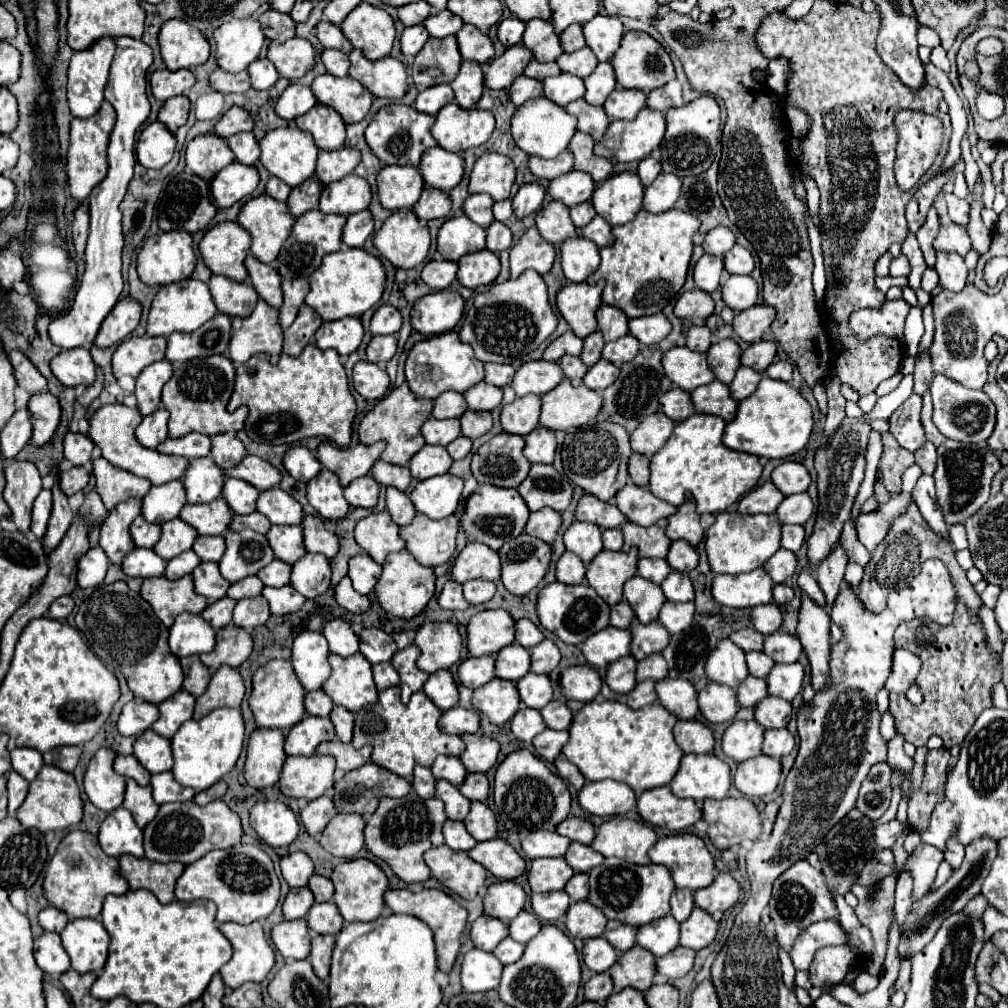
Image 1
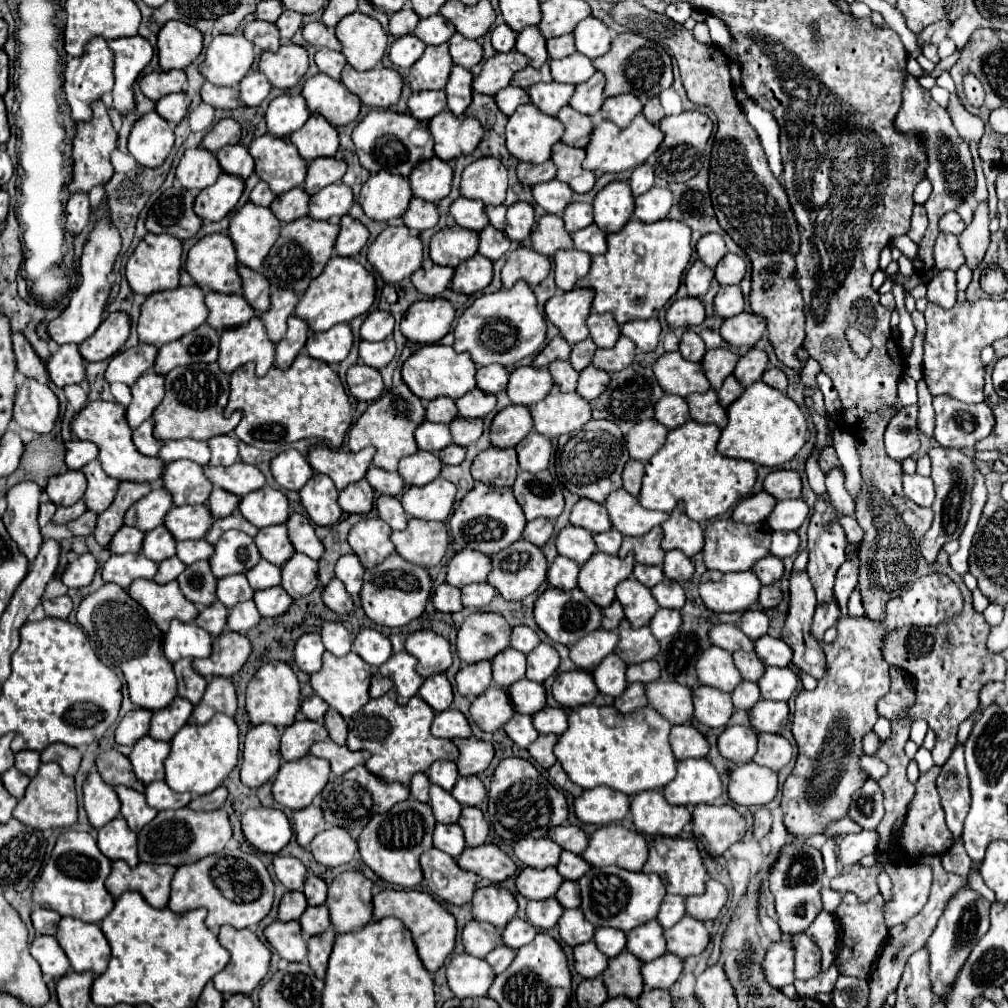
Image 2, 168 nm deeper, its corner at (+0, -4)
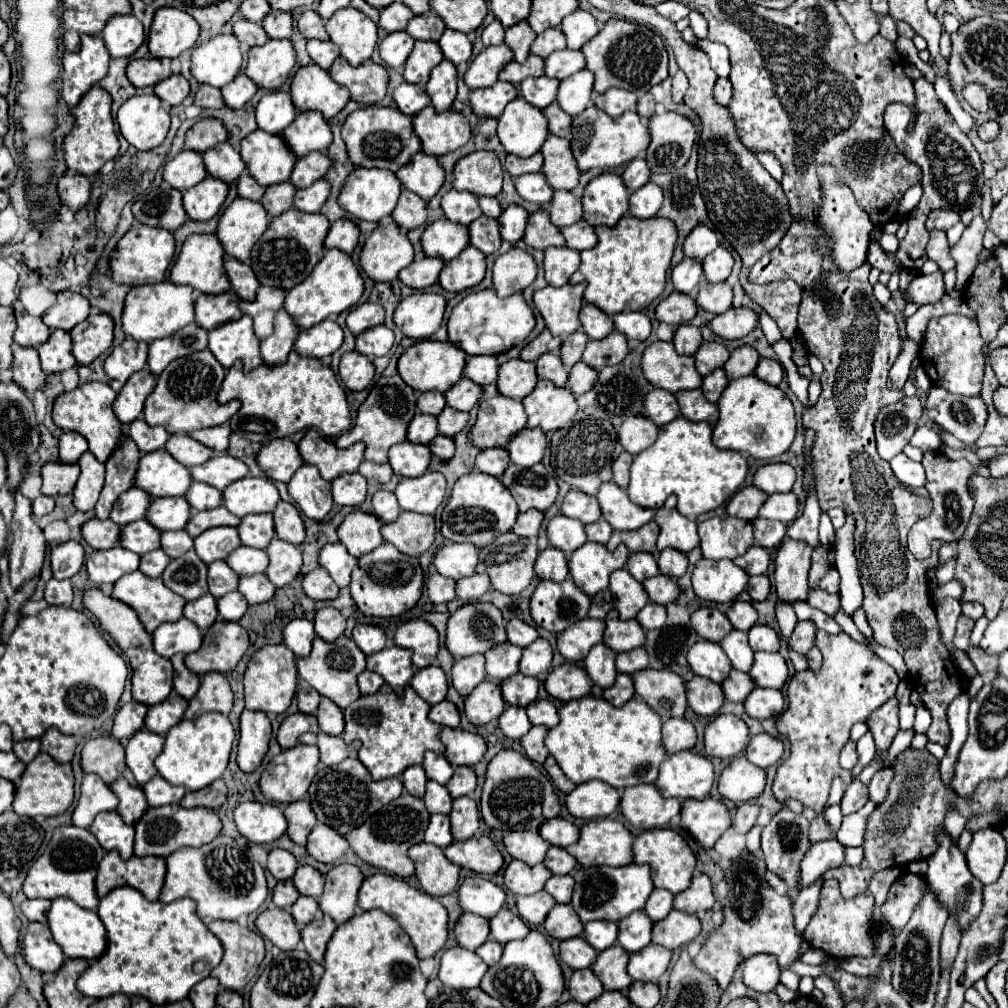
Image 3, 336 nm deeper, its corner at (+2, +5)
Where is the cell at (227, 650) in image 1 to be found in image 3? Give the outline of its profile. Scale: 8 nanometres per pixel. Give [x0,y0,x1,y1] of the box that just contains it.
[184,620,248,672]

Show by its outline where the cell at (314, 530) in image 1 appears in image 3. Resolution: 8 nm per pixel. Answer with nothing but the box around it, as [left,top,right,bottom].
[274,502,306,546]

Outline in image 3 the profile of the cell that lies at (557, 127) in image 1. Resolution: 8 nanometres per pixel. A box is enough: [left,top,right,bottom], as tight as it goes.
[498,96,548,158]

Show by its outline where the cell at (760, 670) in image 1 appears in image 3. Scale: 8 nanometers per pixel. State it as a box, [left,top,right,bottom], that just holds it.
[720,630,754,672]

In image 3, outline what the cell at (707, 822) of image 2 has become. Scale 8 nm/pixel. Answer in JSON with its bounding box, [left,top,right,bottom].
[682,800,732,848]

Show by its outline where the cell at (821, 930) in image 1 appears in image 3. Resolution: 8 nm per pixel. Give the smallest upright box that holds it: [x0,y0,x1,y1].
[744,954,780,992]

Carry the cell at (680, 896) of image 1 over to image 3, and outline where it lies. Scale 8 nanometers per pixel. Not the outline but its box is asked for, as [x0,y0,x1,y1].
[644,890,674,922]

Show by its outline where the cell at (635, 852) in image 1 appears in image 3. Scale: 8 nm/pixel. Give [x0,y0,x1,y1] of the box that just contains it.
[566,818,634,866]

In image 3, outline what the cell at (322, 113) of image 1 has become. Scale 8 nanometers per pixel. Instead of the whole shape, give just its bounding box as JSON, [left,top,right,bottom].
[282,110,332,158]

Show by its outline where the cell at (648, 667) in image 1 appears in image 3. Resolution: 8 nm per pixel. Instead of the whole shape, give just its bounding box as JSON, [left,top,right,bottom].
[616,648,648,674]

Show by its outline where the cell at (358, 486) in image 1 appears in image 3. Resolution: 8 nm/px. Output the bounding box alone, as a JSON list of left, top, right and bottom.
[332,472,366,506]

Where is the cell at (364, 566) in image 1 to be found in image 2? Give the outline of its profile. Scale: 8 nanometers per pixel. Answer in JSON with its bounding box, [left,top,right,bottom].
[334,555,364,597]

